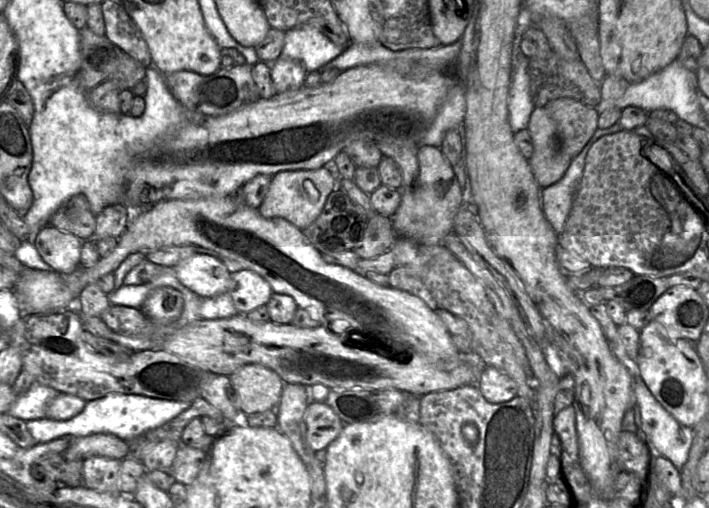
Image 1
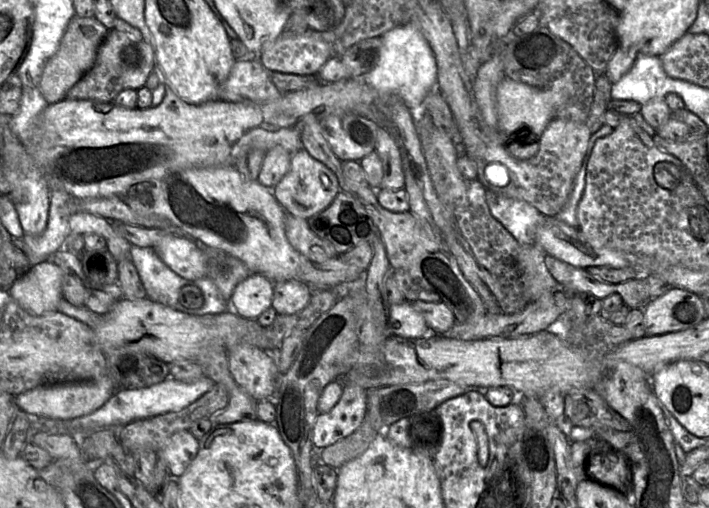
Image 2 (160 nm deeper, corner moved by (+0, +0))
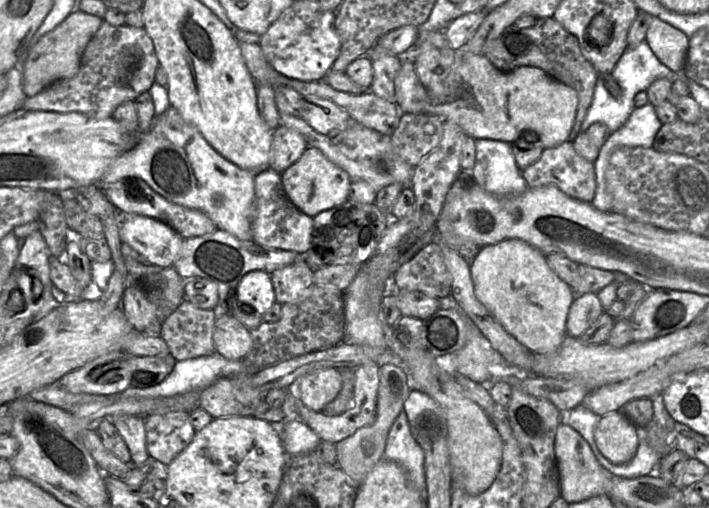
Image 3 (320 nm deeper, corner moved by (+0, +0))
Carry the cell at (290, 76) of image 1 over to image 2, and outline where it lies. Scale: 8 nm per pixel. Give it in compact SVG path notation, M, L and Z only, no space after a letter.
M307 34L292 37L280 35L258 54L269 72L295 75L317 75L332 54L332 46Z

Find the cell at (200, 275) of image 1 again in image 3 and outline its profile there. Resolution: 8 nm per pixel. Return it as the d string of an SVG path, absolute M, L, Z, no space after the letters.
M120 214L122 242L128 244L153 266L173 267L184 238L157 219L138 214Z

